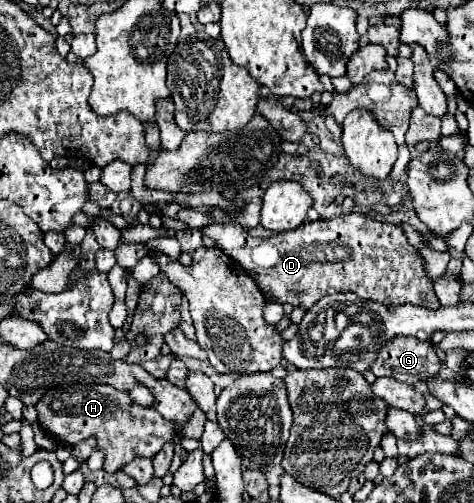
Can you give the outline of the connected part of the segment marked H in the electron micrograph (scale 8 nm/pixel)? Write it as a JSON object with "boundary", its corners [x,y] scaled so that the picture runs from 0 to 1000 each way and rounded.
{"boundary":[[[184,765],[124,781],[103,777],[82,793],[74,813],[82,821],[78,837],[91,857],[129,881],[158,889],[175,873],[200,869],[205,889],[222,901],[217,932],[226,940],[247,940],[293,909],[323,913],[348,881],[361,881],[369,865],[382,865],[382,849],[348,837],[323,809],[297,809],[272,789],[272,781],[226,765]]]}

